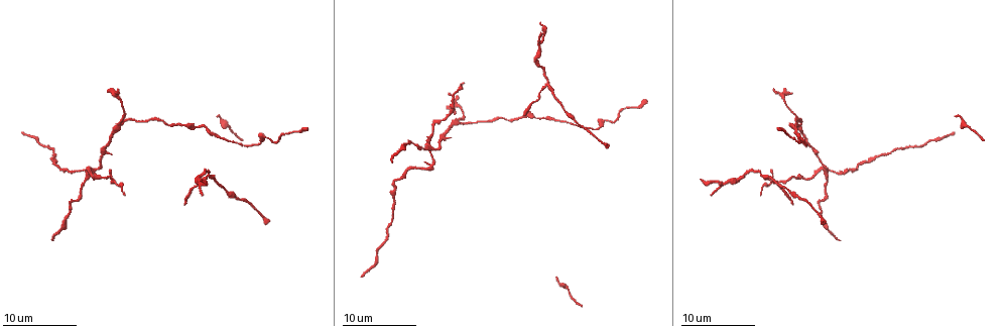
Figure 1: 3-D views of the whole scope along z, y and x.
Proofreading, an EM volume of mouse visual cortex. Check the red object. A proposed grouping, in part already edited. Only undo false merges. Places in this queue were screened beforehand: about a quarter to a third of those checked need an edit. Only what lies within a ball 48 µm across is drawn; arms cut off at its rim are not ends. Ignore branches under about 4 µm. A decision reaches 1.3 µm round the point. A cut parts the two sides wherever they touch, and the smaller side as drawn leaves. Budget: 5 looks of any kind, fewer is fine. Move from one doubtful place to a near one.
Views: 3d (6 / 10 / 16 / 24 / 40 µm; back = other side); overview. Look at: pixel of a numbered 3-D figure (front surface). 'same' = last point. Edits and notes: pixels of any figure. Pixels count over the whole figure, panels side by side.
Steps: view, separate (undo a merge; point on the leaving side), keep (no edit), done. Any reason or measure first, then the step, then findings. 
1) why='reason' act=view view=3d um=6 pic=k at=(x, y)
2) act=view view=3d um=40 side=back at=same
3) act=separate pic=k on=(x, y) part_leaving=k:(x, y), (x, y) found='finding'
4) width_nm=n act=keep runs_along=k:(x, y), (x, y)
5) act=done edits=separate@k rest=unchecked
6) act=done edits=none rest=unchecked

why='arms part here' act=view view=3d um=16 pic=1 at=(460, 118)

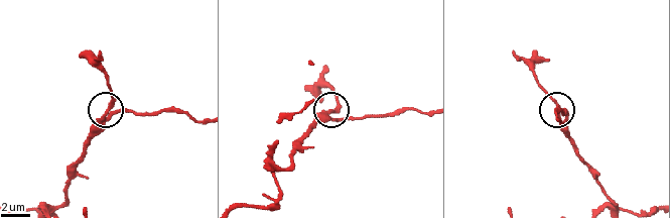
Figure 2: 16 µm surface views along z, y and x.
width_nm=190 act=keep runs_along=2:(415, 110), (344, 117), (334, 111), (334, 90) found='continuous, no second neuron'

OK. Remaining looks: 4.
act=view view=3d um=6 pic=1 at=(164, 122)

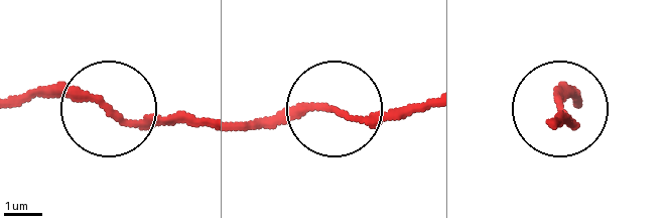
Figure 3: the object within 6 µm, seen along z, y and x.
act=keep runs_along=3:(330, 111), (238, 120) found='all the same neuron'

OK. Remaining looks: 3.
act=view view=3d um=6 pic=1 at=(565, 122)

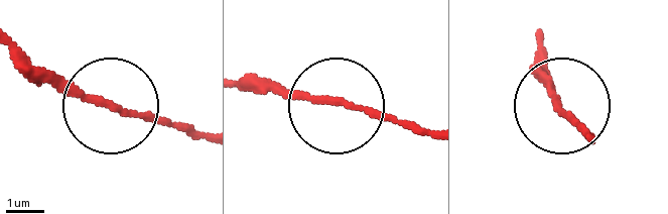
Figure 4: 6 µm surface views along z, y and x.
act=keep runs_along=4:(17, 45), (85, 90), (187, 129) found='one neuron here'

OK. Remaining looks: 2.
act=done edits=none rest=unchecked

